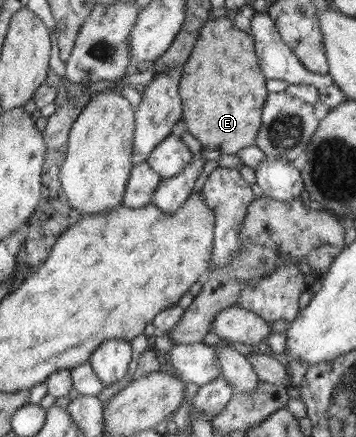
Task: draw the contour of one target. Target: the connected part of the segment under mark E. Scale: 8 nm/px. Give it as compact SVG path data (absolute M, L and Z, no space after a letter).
M211 18L203 23L190 58L184 64L178 91L182 118L203 148L236 155L239 150L255 146L266 101L266 78L260 69L254 38L237 27L232 18Z

